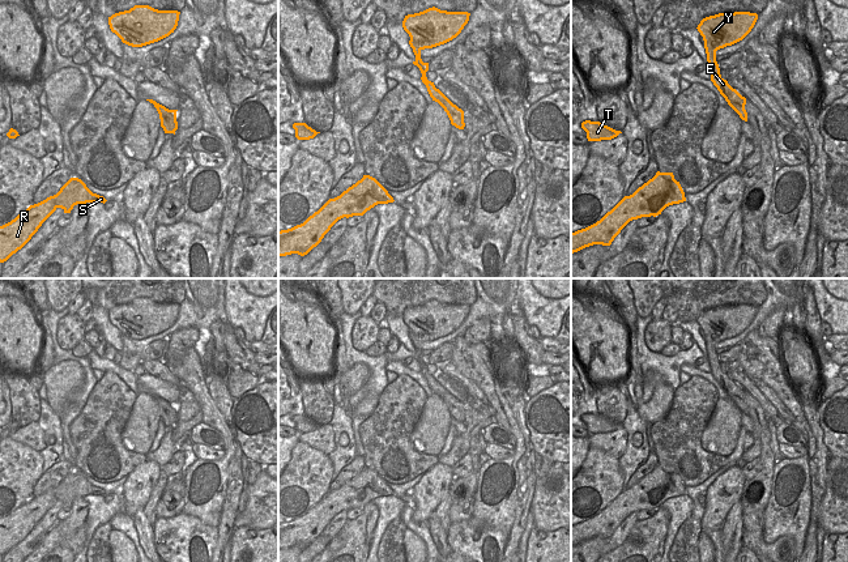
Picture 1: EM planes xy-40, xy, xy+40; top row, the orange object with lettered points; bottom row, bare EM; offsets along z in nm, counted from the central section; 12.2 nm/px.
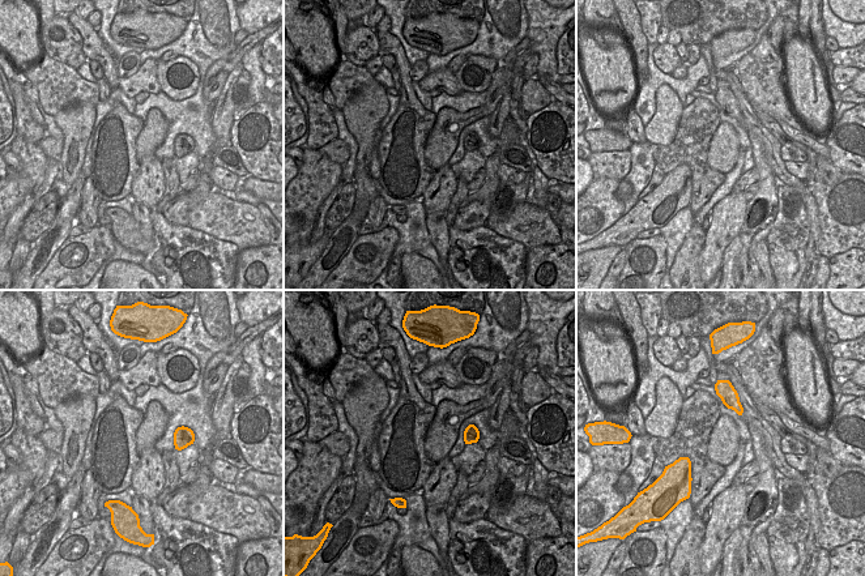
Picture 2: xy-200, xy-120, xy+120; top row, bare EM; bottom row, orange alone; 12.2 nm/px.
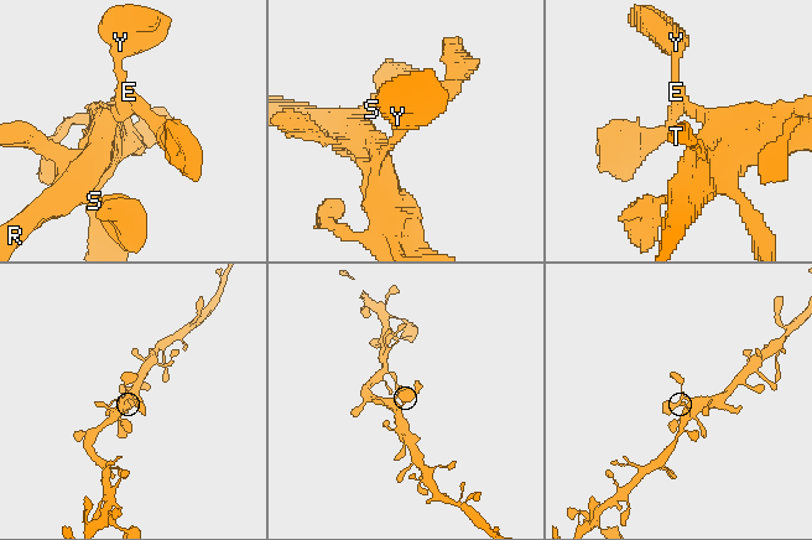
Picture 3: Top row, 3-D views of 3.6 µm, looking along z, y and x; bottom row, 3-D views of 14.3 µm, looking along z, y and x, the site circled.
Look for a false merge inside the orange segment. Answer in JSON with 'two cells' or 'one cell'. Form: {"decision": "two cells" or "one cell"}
{"decision": "one cell"}

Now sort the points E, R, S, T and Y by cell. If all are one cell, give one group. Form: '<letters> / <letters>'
E R S T Y

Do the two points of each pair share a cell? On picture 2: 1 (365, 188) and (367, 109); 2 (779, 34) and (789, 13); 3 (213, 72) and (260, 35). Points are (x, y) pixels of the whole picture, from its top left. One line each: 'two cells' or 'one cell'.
1: one cell
2: one cell
3: one cell

